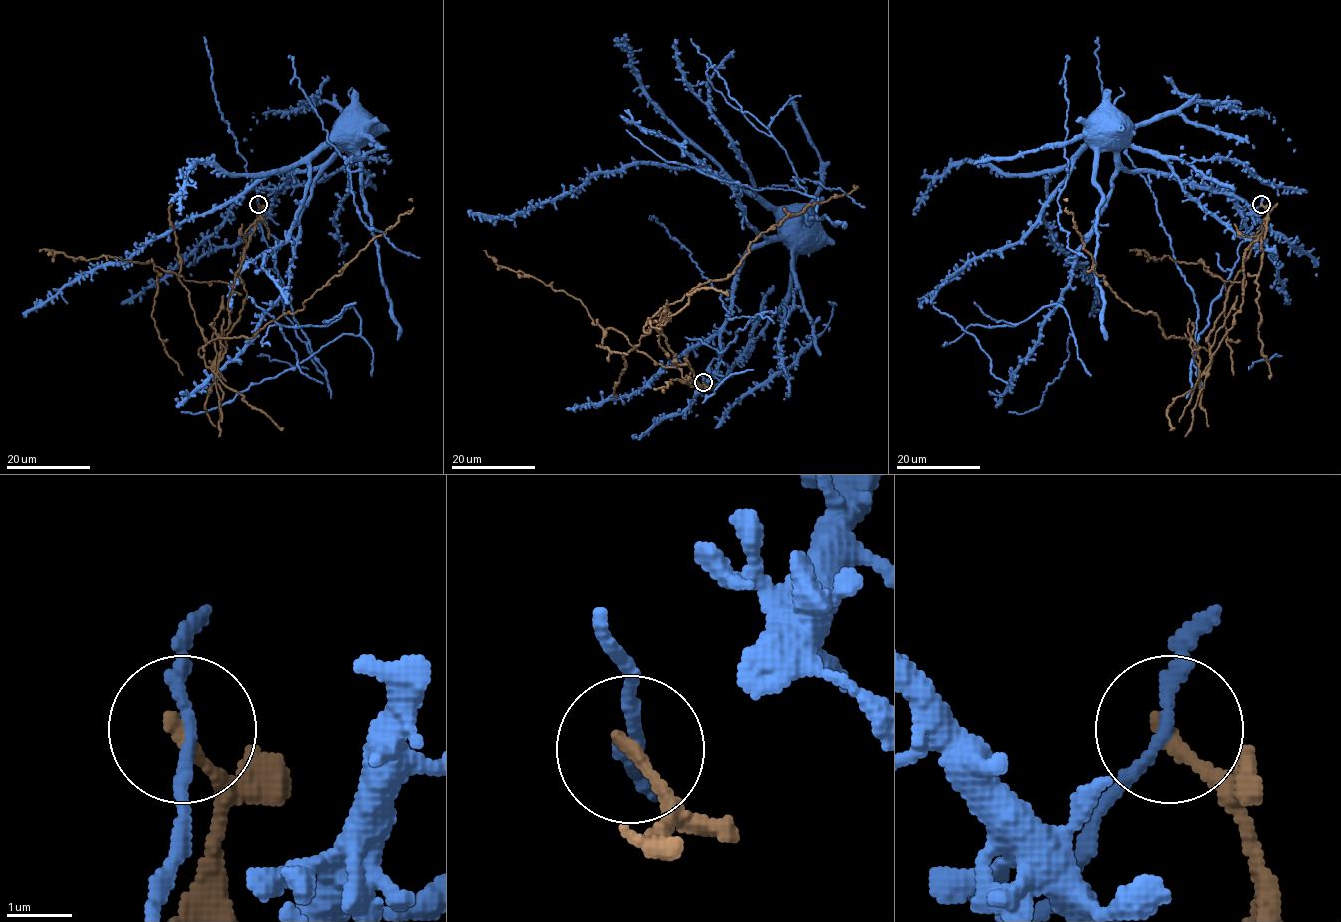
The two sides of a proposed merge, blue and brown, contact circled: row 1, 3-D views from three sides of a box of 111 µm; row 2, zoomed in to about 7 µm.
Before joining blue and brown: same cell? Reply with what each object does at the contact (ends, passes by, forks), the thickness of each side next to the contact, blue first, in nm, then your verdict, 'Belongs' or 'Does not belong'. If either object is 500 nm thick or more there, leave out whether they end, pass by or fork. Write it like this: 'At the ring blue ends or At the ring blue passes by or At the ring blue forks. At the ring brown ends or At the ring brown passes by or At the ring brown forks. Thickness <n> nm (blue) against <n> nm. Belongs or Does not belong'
At the ring blue passes by. At the ring brown ends. Thickness 190 nm (blue) against 240 nm. Does not belong

